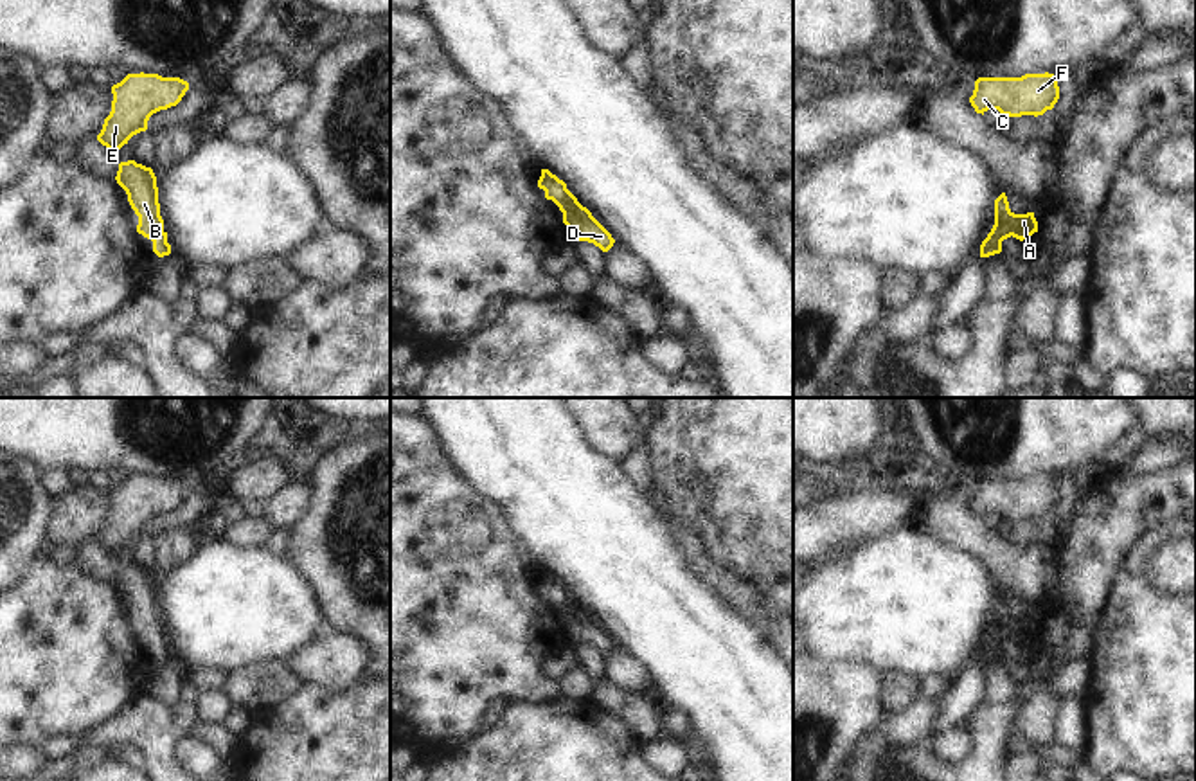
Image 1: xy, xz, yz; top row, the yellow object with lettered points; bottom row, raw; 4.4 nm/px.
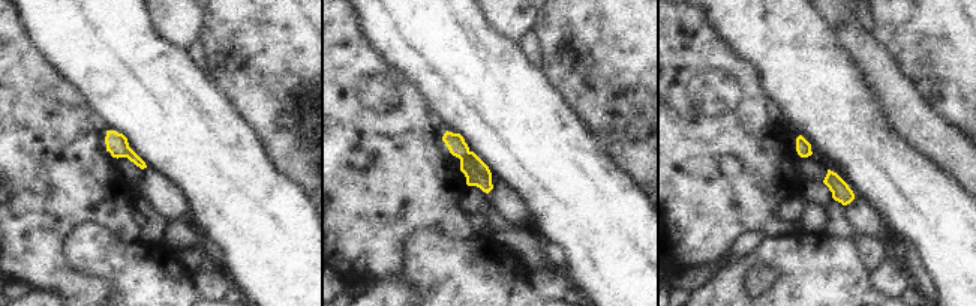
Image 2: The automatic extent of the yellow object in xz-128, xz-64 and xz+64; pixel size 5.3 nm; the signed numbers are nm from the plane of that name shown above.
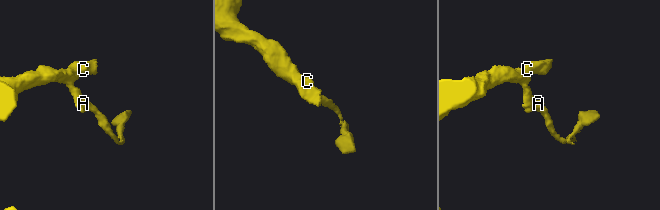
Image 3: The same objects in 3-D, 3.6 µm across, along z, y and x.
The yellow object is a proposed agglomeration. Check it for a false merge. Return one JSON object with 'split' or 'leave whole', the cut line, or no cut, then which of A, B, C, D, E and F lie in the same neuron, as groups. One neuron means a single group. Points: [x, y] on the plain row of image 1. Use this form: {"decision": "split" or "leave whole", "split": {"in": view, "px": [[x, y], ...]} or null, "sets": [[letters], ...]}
{"decision": "split", "split": {"in": "xz", "px": [[567, 592], [558, 609]]}, "sets": [["A", "D"], ["B", "C", "E", "F"]]}

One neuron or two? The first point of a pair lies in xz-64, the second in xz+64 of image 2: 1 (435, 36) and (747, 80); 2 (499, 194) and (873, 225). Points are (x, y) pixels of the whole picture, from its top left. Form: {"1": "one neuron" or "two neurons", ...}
{"1": "two neurons", "2": "one neuron"}

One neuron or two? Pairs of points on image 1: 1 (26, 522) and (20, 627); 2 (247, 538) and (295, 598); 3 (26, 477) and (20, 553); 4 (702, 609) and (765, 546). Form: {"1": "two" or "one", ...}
{"1": "two", "2": "two", "3": "one", "4": "two"}

